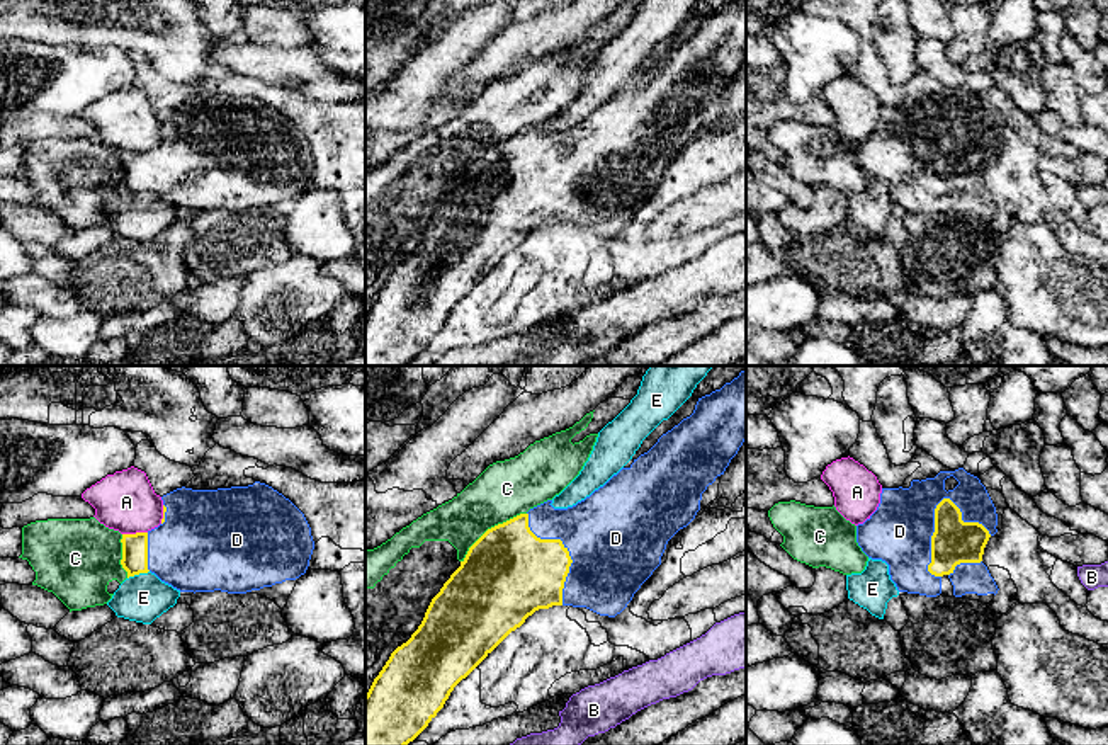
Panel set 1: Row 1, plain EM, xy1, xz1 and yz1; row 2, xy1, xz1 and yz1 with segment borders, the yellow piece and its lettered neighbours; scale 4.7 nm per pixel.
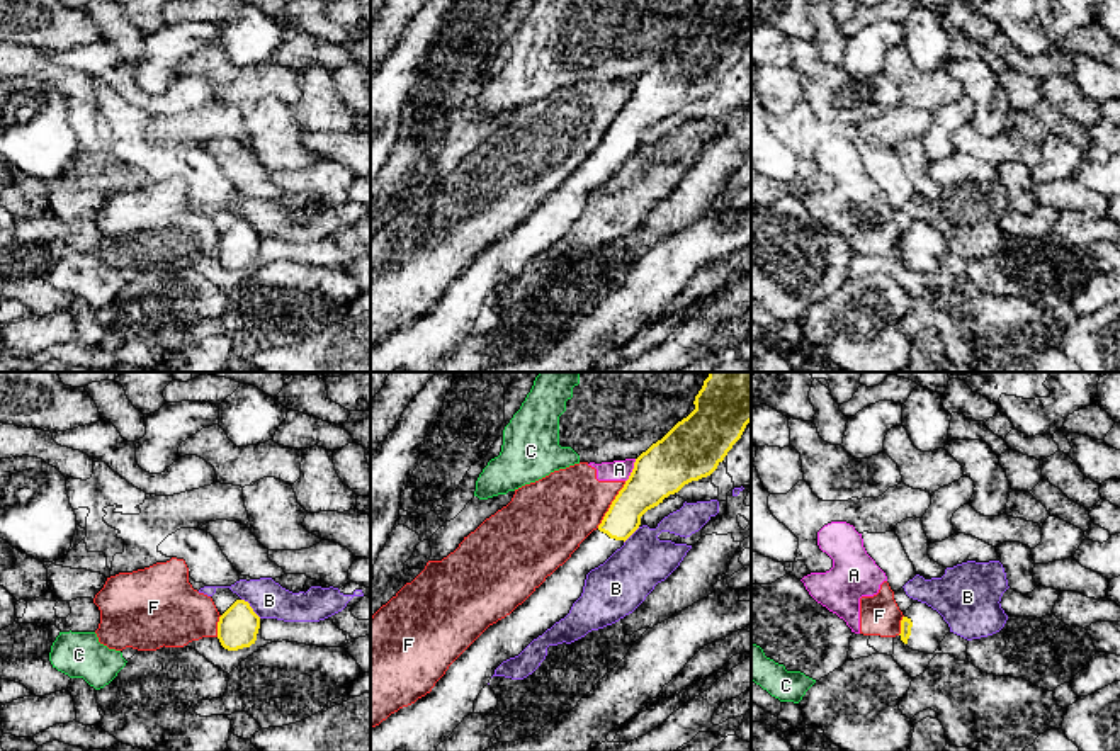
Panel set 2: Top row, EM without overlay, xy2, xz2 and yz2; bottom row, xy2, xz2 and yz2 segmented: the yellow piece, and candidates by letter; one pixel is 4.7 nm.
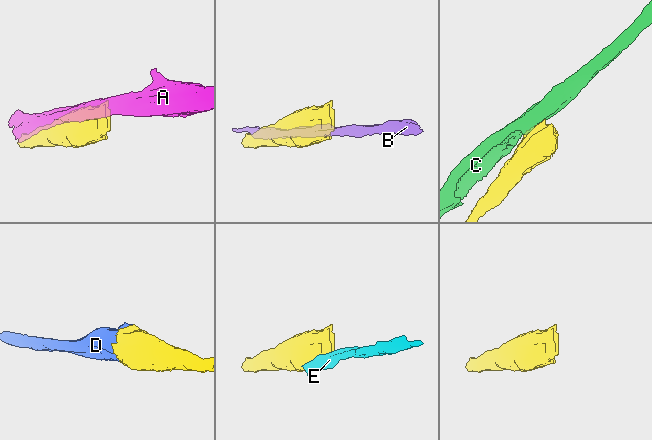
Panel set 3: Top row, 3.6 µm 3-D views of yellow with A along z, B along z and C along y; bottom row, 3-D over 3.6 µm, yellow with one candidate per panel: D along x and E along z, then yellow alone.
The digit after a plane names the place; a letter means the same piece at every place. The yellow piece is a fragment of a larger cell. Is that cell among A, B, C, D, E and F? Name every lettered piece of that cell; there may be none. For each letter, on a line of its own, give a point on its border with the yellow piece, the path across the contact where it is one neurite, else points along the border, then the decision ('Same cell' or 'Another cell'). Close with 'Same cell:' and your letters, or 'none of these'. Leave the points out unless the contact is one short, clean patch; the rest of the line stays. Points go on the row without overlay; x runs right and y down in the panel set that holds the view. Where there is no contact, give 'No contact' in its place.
A: Touches yellow at xy1 (136, 152). Another cell
B: Touches yellow at xy2 (250, 226). Boundary: xy2 (242, 218), (260, 237). Another cell
C: Touches yellow at xz1 (491, 147). Another cell
D: Touches yellow at yz1 (932, 155). Same cell
E: Touches yellow at xy1 (138, 193). Another cell
F: Touches yellow at xz2 (610, 124). Boundary: xz2 (626, 101), (597, 146). Another cell
Same cell: D

